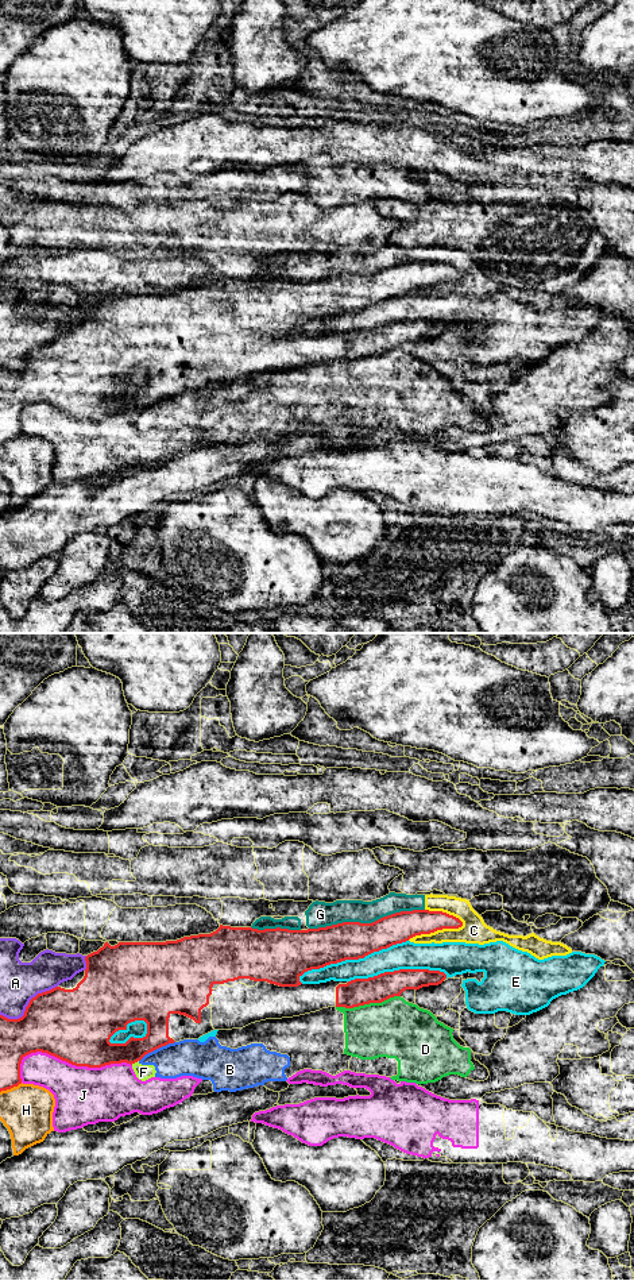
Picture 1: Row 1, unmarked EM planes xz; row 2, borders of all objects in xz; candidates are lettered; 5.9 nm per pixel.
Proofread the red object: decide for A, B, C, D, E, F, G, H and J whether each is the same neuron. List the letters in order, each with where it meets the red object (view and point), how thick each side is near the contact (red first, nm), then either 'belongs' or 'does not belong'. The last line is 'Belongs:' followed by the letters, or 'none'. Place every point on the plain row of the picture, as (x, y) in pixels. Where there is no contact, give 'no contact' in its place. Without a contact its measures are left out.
A: contact xz (27, 358); calibres 420 and 240 nm; does not belong
B: contact xz (157, 400); calibres 220 and 220 nm; does not belong
C: contact xz (436, 282); calibres 180 and 160 nm; does not belong
D: contact xz (367, 355); calibres 160 and 360 nm; does not belong
E: contact xz (352, 311); calibres 240 and 140 nm; does not belong
F: contact xz (134, 415); calibres 200 and 100 nm; does not belong
G: contact xz (366, 276); calibres 220 and 140 nm; does not belong
H: contact xz (11, 439); calibres 180 and 300 nm; does not belong
J: contact xz (68, 413); calibres 440 and 340 nm; does not belong
Belongs: none

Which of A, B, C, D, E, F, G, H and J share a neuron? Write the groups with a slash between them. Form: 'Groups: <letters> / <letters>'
Groups: A C G / B D F / E / H / J

